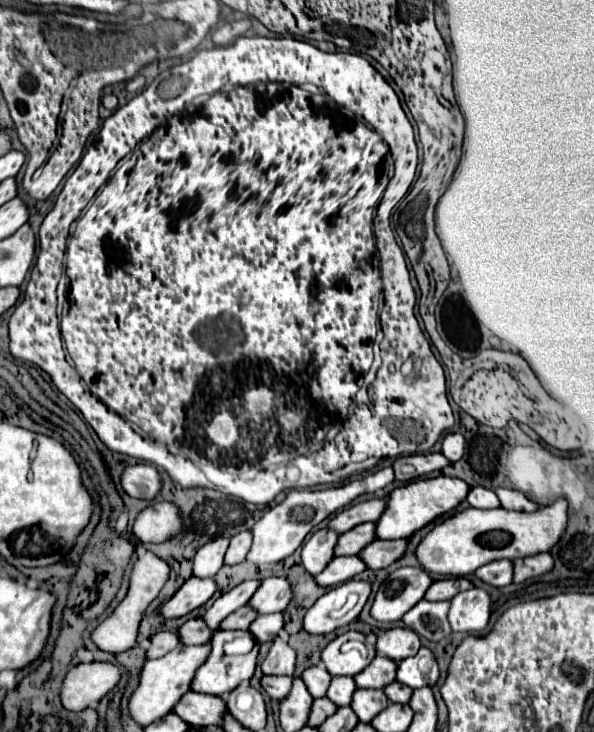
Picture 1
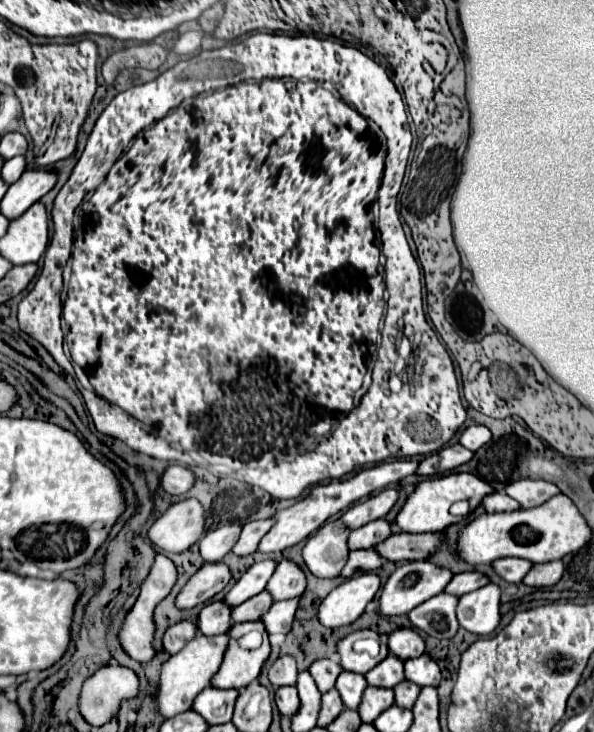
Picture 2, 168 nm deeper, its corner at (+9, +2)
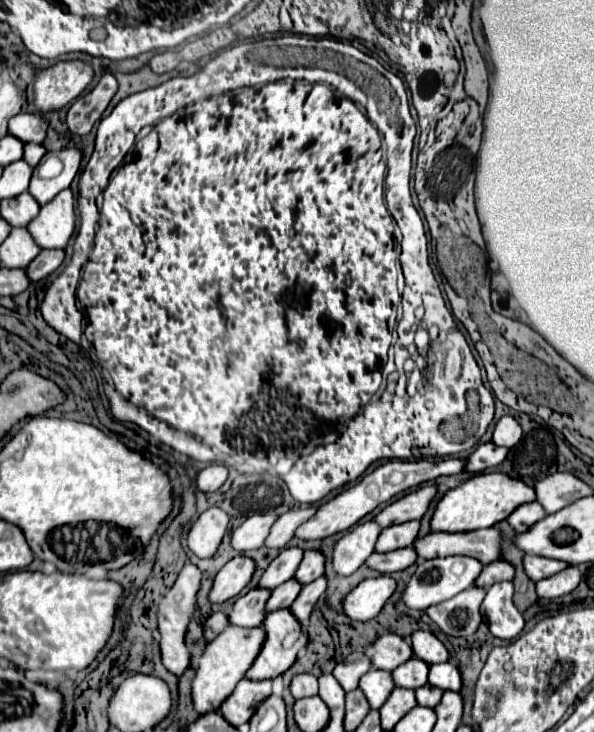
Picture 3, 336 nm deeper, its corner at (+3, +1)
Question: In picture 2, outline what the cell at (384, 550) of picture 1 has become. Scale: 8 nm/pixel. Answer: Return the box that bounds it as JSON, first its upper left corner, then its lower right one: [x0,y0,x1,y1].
[374,533,440,561]

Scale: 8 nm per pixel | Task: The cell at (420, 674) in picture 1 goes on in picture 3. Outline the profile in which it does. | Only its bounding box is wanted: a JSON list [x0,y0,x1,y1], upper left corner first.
[428,662,462,692]

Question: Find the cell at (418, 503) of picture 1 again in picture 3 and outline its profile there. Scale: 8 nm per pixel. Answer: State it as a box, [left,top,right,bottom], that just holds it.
[430,472,536,532]

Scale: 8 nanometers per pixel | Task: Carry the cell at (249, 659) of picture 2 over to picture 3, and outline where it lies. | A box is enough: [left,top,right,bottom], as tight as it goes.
[246,608,308,680]

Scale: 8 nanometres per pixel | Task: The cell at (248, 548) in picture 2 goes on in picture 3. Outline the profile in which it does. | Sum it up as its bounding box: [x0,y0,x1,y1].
[266,506,316,548]

